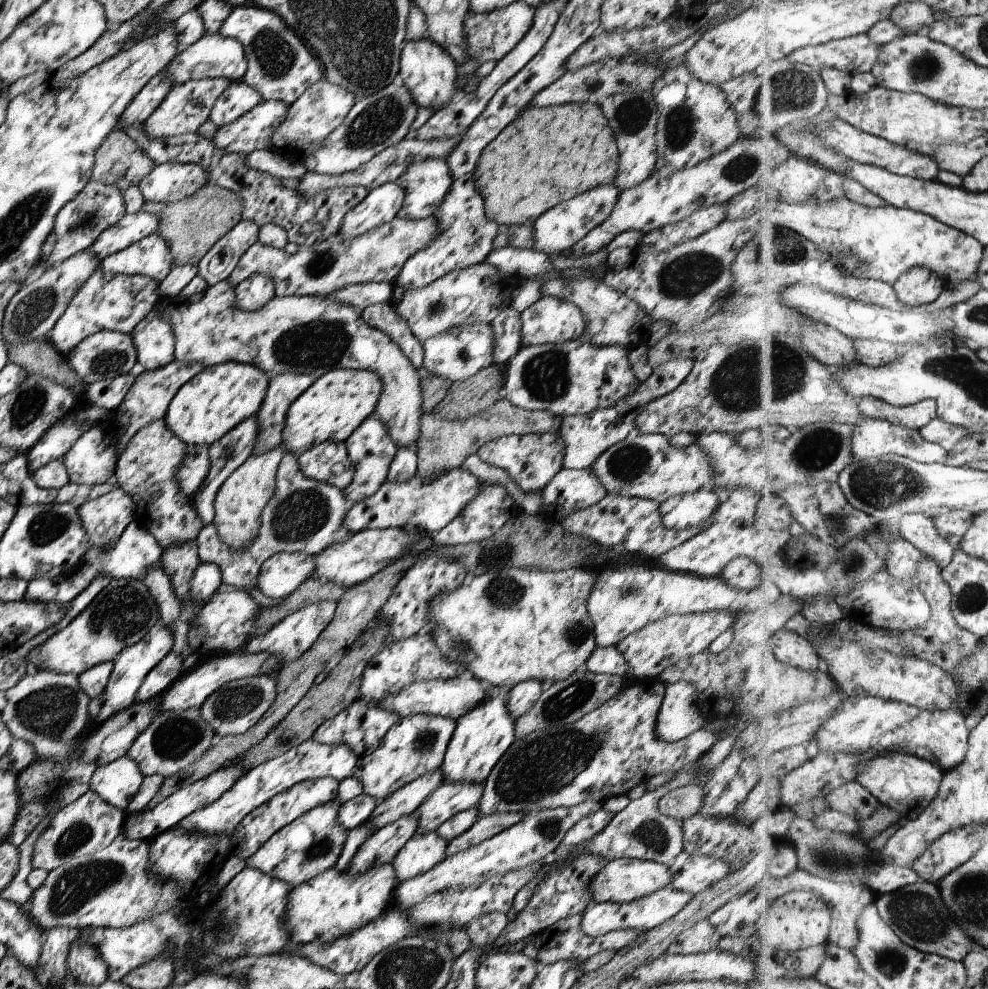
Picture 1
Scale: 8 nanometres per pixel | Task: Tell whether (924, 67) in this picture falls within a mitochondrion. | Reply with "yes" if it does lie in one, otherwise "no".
yes

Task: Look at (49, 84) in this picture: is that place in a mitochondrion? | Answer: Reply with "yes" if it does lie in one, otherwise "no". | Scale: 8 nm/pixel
no

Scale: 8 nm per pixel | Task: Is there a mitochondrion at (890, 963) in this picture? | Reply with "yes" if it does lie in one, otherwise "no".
yes

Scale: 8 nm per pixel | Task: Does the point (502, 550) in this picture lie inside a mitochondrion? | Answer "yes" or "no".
yes

